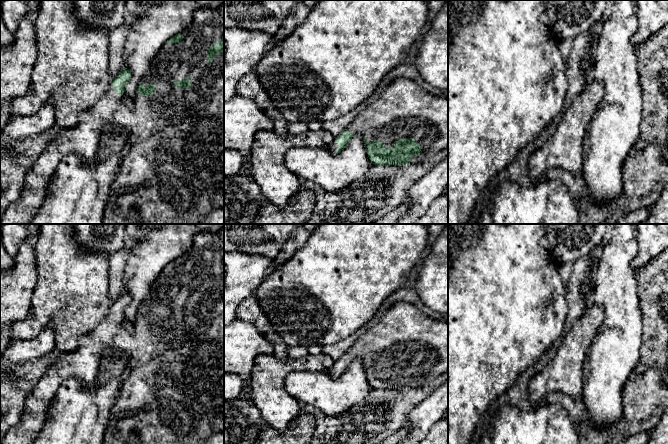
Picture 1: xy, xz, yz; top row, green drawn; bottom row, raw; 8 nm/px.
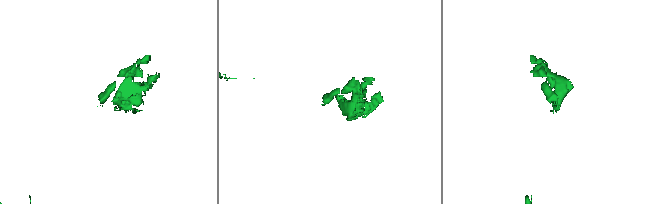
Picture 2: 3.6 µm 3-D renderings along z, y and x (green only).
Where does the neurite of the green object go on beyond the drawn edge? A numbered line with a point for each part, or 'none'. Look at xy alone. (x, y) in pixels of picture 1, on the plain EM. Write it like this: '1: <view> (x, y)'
1: xy (166, 330)

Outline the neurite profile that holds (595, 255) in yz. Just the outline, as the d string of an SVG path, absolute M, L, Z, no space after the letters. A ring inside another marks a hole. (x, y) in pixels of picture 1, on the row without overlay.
M604 243L598 245L589 255L589 258L590 258L589 267L593 271L596 270L597 265L600 261L600 258L601 258L602 252L603 252L603 246L604 246Z

